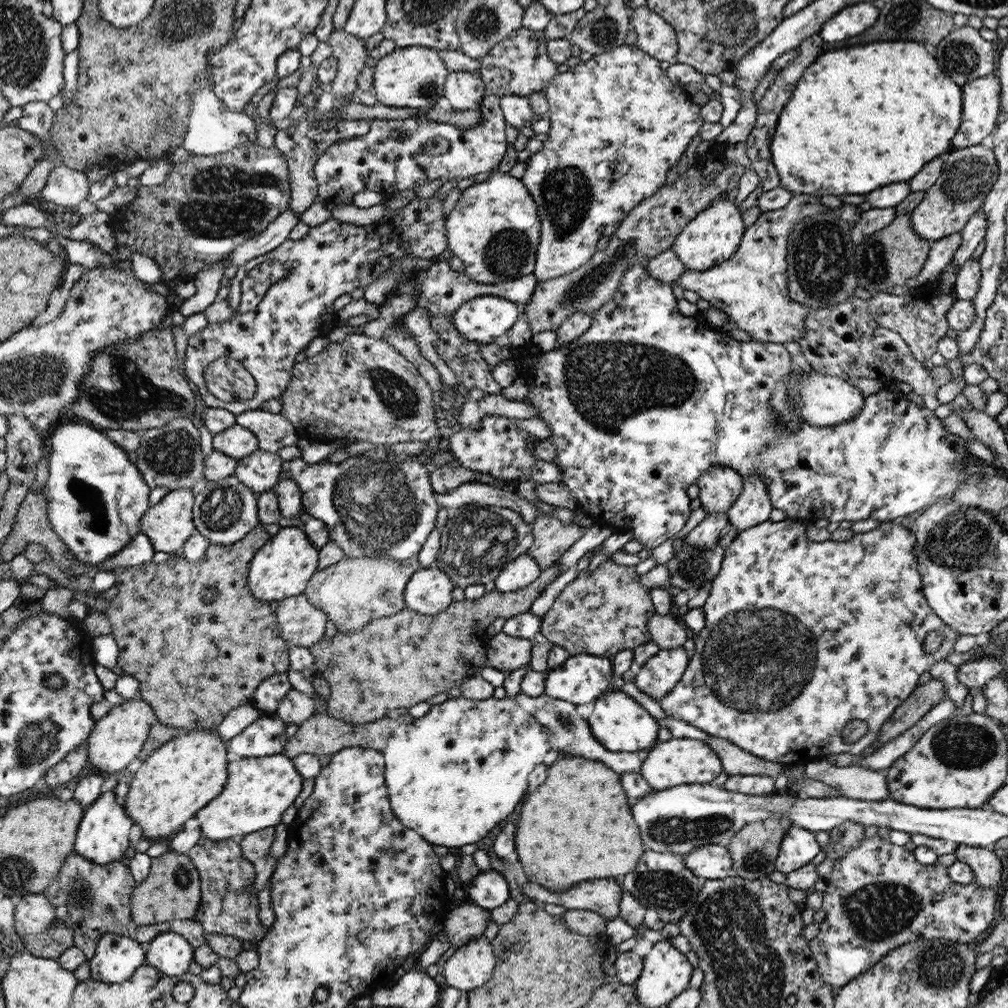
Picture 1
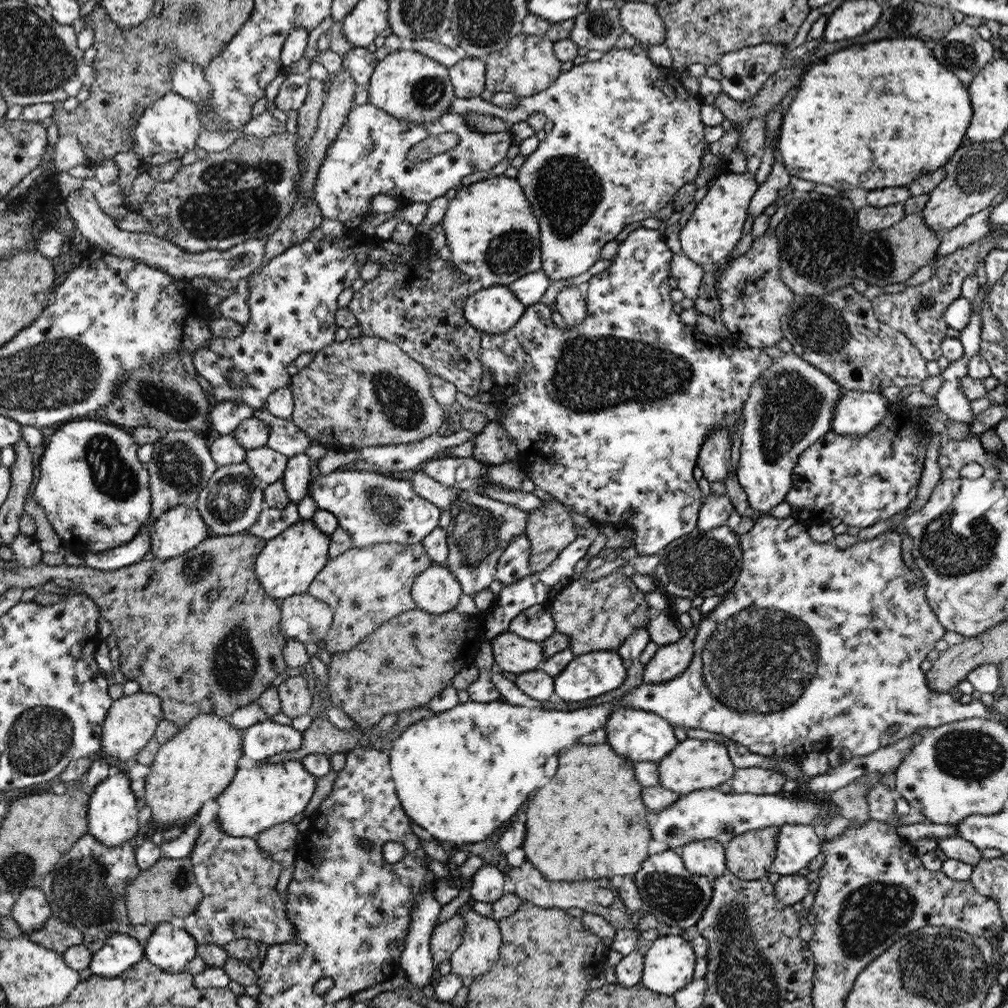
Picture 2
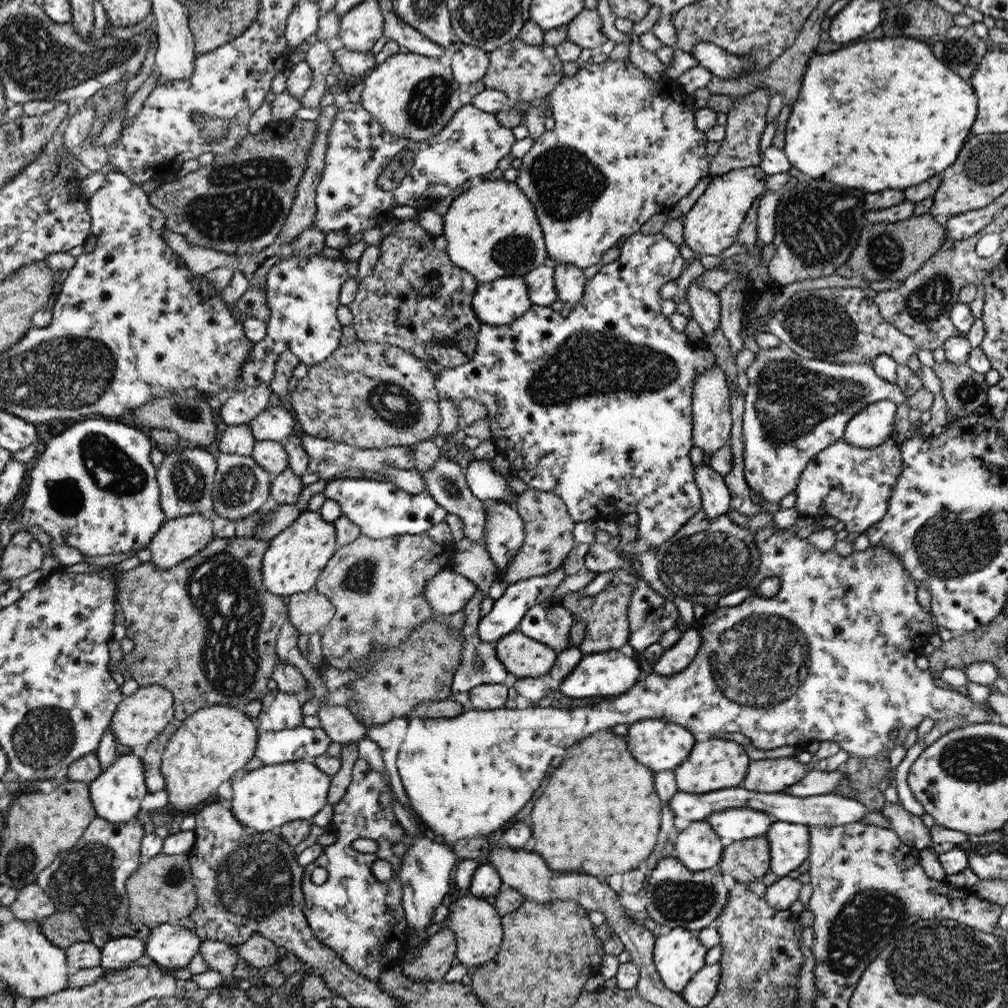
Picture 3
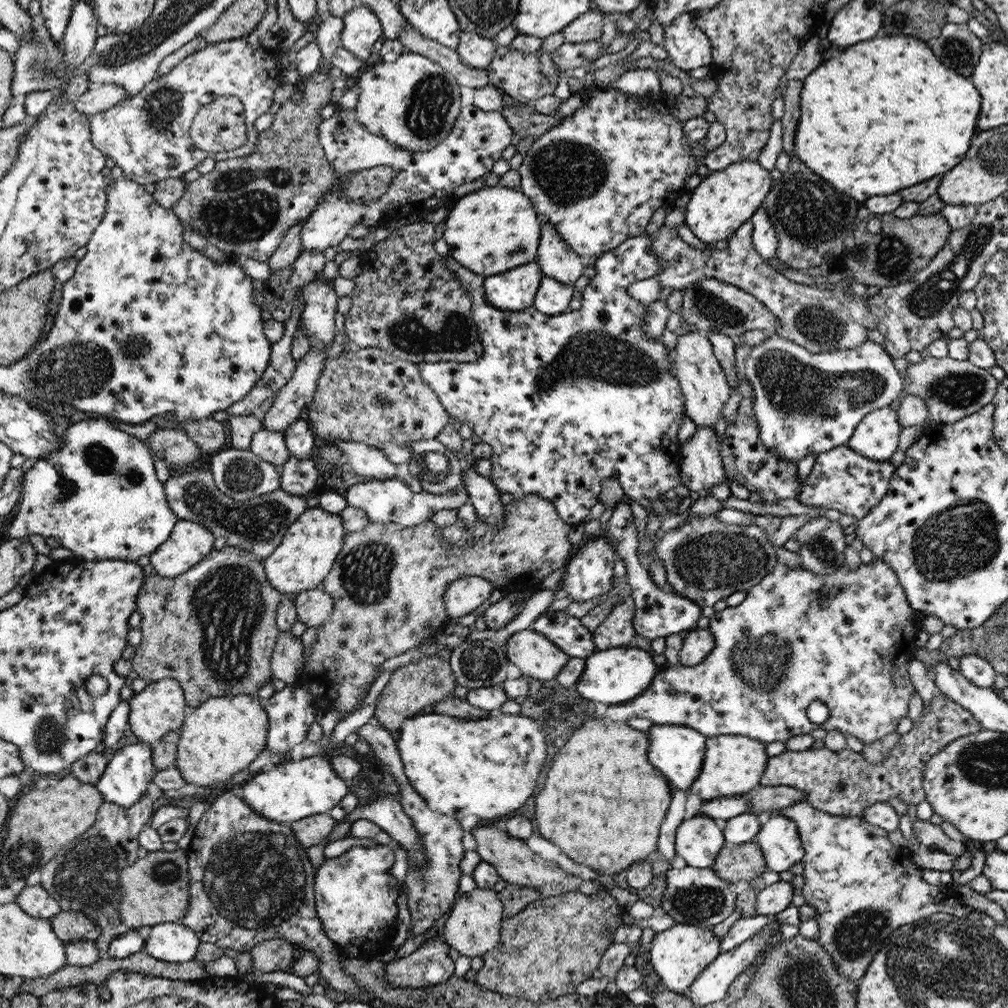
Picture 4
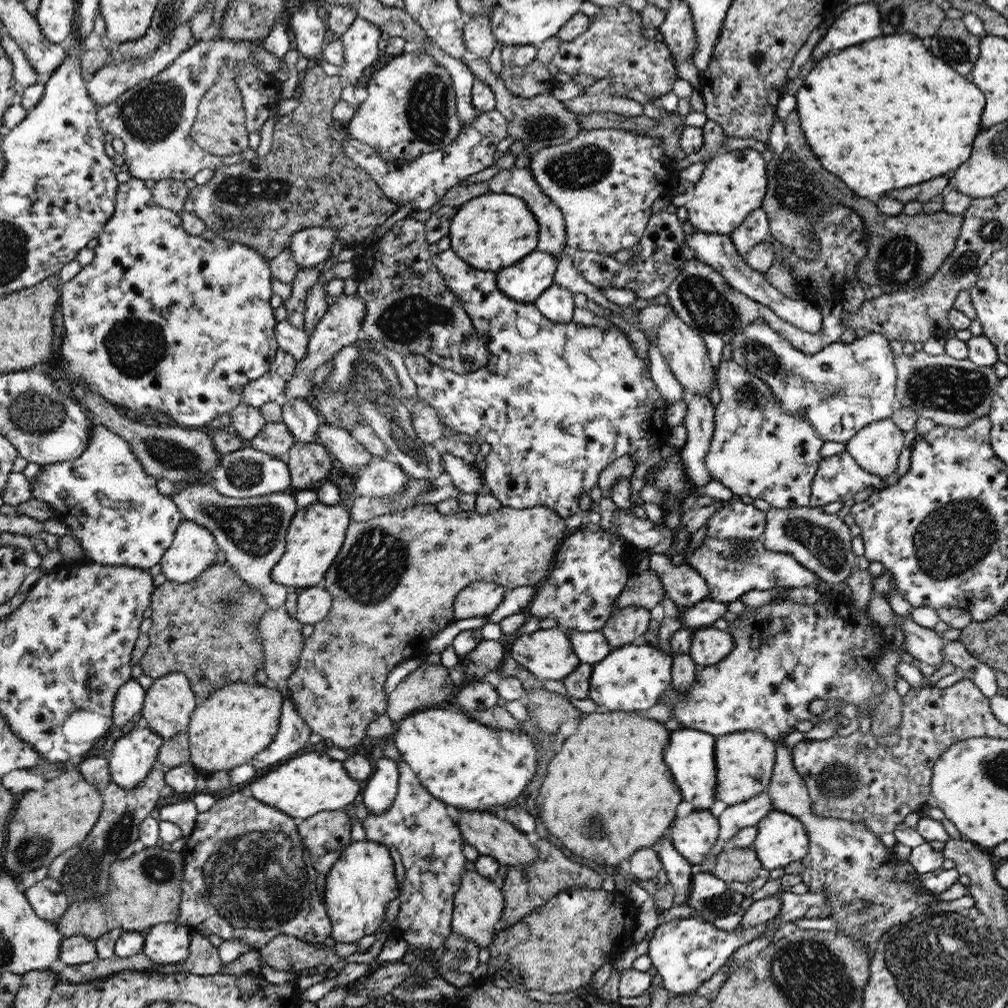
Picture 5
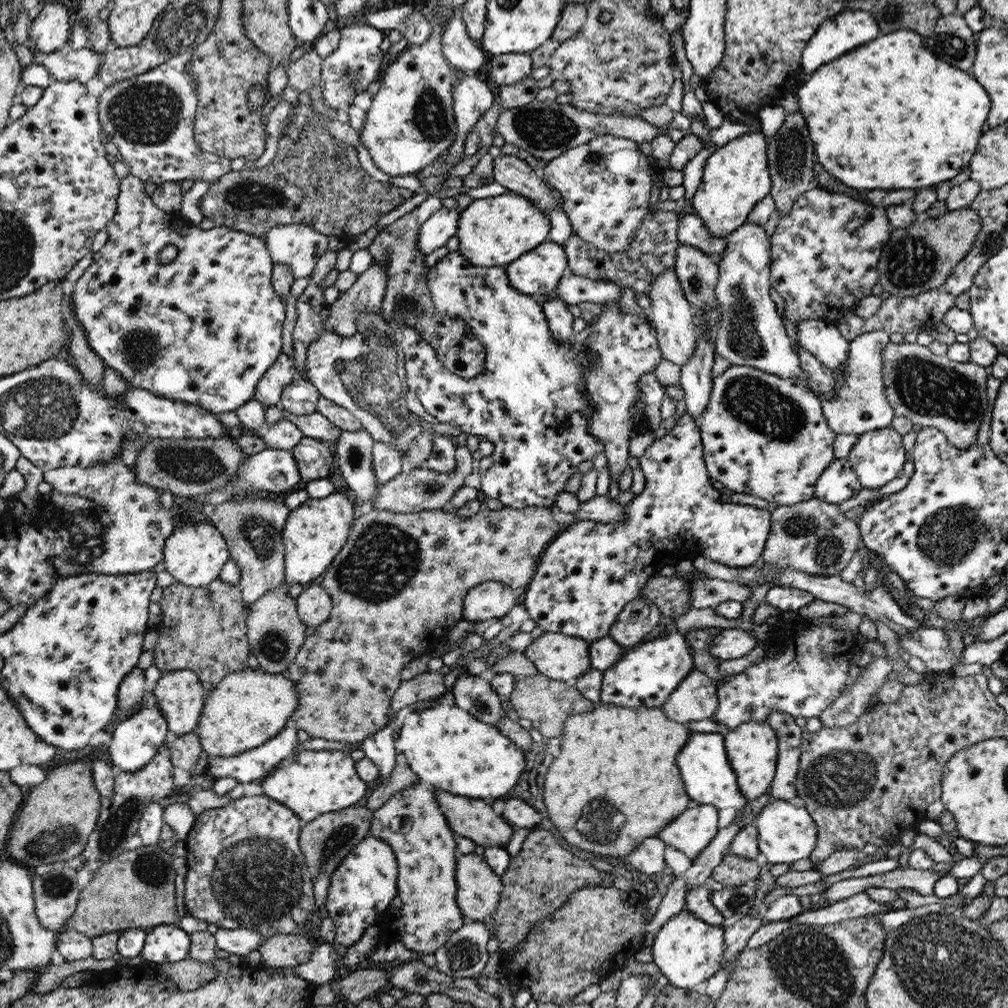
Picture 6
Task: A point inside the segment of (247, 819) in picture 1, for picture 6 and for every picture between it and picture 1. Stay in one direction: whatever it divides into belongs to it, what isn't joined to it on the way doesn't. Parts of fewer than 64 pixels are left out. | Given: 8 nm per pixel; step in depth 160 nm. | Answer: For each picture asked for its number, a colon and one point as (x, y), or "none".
2: (265, 795)
3: (265, 799)
4: (288, 792)
5: (314, 783)
6: (311, 783)

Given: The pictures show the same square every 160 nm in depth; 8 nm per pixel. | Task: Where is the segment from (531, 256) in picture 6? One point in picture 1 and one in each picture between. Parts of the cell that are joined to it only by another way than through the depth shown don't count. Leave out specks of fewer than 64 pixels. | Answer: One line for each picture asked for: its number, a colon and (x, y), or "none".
1: (487, 319)
2: (495, 310)
3: (501, 302)
4: (516, 290)
5: (526, 281)

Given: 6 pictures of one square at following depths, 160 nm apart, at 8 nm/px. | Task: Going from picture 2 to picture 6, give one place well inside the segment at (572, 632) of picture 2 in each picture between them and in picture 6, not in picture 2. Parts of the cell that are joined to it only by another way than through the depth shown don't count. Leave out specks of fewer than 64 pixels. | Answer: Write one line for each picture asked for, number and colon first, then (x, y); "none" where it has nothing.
3: (605, 614)
4: (617, 630)
5: (627, 623)
6: (640, 616)

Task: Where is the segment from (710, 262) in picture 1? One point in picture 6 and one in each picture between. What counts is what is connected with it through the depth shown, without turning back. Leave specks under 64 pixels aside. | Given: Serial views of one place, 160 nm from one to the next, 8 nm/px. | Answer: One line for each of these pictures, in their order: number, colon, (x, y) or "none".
2: (715, 227)
3: (711, 225)
4: (724, 200)
5: (732, 185)
6: (736, 176)

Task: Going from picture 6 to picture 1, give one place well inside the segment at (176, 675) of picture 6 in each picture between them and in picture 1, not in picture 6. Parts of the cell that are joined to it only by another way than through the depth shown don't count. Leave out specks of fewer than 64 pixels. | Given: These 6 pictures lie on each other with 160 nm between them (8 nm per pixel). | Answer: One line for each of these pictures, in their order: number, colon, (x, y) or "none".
1: (119, 735)
2: (131, 724)
3: (139, 720)
4: (157, 711)
5: (169, 701)

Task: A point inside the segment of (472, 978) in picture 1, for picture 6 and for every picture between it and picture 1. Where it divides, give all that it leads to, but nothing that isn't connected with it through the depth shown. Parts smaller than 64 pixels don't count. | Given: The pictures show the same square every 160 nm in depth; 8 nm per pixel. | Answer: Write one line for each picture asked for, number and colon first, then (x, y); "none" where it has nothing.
2: (478, 952)
3: (476, 923)
4: (473, 927)
5: (480, 902)
6: (479, 891)

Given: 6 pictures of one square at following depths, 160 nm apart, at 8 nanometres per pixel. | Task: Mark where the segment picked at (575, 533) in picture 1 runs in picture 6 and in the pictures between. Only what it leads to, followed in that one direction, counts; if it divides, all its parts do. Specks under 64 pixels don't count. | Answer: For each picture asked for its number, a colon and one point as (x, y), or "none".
2: (550, 529)
3: (548, 525)
4: (388, 584)
5: (394, 583)
6: (398, 586)

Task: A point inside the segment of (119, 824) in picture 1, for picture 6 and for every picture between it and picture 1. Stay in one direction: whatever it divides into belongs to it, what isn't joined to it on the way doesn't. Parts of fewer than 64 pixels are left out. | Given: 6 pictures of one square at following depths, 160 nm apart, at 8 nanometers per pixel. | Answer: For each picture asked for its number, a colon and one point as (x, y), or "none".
2: (113, 816)
3: (117, 792)
4: (130, 771)
5: (131, 761)
6: (136, 741)

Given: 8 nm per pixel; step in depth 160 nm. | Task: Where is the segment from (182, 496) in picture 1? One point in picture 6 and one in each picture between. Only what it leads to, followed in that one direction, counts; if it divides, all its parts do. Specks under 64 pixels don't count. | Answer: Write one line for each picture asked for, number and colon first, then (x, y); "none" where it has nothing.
2: (182, 528)
3: (180, 538)
4: (189, 543)
5: (193, 550)
6: (195, 553)

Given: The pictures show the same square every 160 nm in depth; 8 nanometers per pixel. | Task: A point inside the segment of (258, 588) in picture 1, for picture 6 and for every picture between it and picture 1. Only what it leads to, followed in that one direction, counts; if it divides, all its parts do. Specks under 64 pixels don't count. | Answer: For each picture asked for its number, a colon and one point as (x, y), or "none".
2: (288, 565)
3: (295, 559)
4: (306, 556)
5: (318, 531)
6: (315, 532)

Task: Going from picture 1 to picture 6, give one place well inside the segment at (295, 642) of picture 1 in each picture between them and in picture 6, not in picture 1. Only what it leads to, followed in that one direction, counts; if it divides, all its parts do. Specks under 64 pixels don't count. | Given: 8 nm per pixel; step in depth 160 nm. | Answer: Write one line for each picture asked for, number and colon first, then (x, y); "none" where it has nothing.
2: (307, 619)
3: (310, 612)
4: (314, 607)
5: (313, 604)
6: (314, 605)

